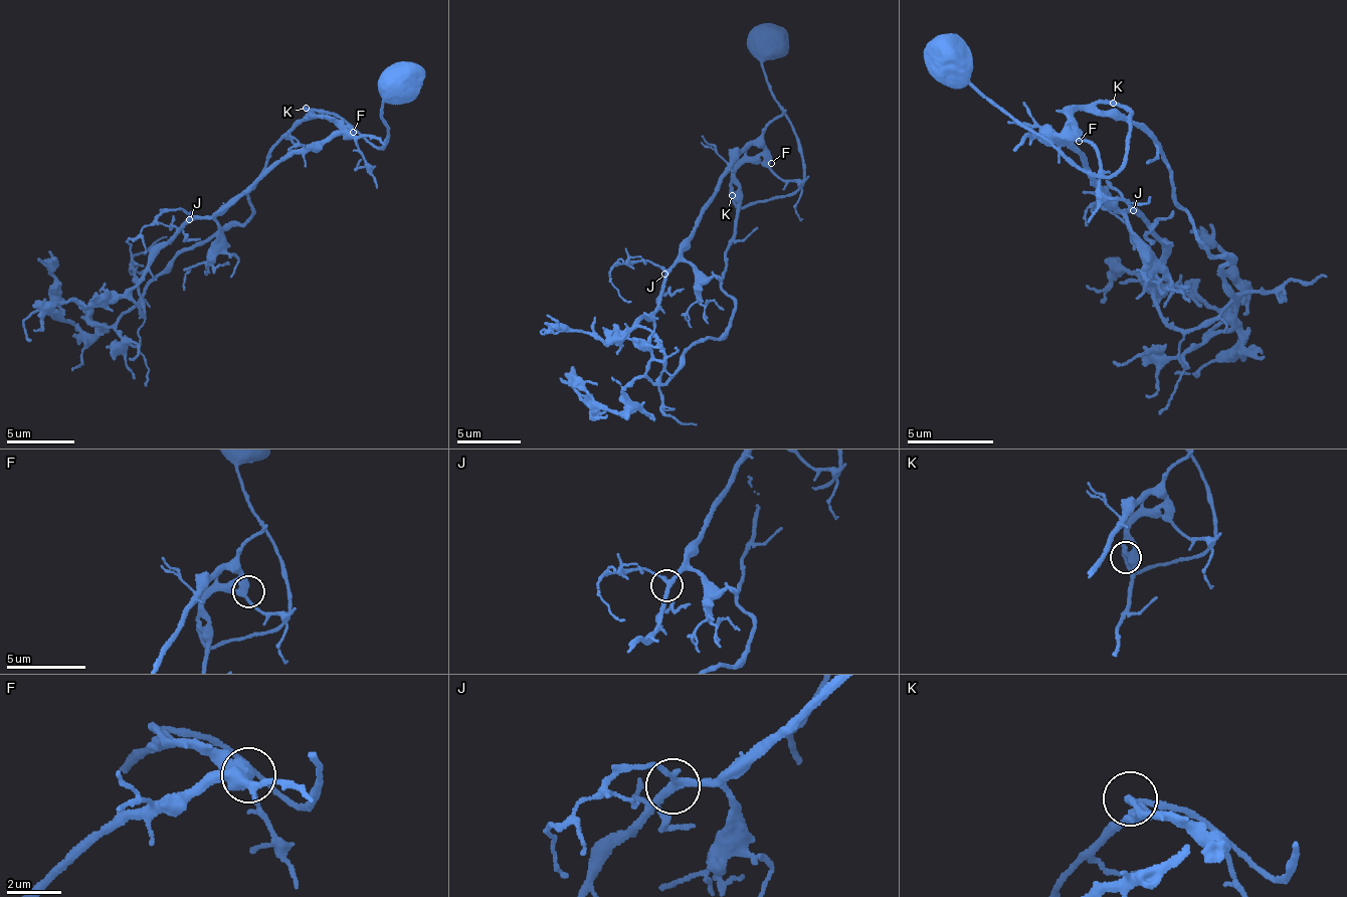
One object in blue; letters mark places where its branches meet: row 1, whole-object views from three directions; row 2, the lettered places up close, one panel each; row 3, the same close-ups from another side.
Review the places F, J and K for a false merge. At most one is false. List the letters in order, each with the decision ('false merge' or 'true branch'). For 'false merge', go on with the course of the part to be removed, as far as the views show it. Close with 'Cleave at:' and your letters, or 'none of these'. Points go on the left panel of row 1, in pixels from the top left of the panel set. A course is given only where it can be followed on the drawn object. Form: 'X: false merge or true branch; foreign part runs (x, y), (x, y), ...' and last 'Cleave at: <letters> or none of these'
F: true branch
J: true branch
K: true branch
Cleave at: none of these

